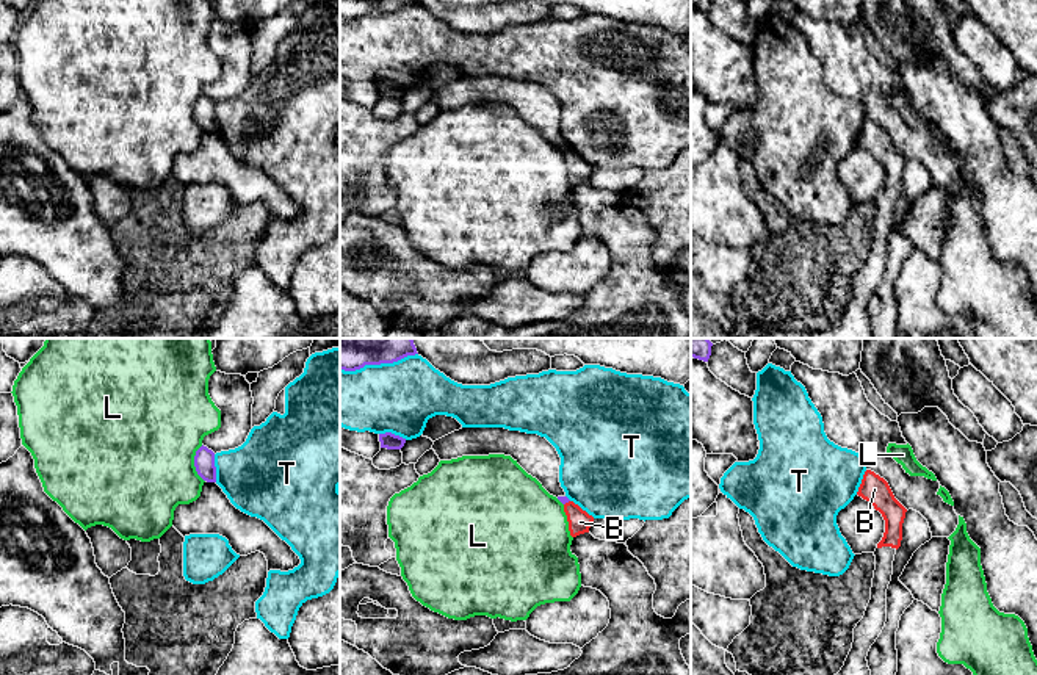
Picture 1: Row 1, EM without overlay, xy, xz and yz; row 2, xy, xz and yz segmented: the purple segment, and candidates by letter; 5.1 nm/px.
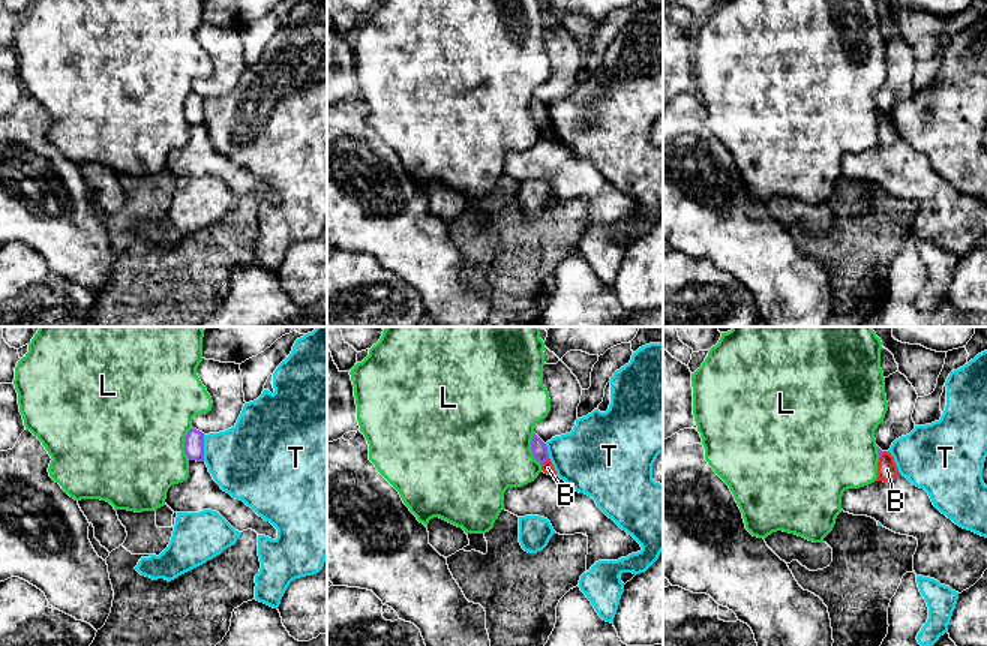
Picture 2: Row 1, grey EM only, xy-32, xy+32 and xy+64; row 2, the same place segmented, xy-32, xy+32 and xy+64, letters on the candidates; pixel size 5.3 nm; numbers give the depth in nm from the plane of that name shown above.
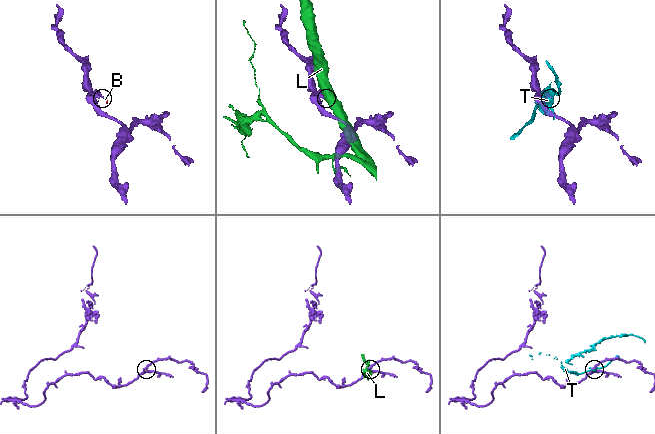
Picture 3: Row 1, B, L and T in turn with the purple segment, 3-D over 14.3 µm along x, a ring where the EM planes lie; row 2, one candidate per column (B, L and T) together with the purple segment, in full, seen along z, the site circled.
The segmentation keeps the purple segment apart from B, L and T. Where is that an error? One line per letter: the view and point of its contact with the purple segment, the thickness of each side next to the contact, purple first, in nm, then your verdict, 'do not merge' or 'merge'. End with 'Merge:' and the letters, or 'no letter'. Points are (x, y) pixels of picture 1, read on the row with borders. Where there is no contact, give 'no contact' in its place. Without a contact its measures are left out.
B: contact xz (566, 501); calibres 40 and 120 nm; do not merge
L: contact xy (195, 464); calibres 110 and 500 nm; do not merge
T: contact xy (215, 469); calibres 110 and 400 nm; do not merge
Merge: no letter

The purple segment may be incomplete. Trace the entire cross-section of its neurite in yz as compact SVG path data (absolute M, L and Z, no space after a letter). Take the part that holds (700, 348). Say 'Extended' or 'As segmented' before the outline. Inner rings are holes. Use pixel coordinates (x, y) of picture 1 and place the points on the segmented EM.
As segmented. M691 338L691 357L708 362L713 343L708 338Z

